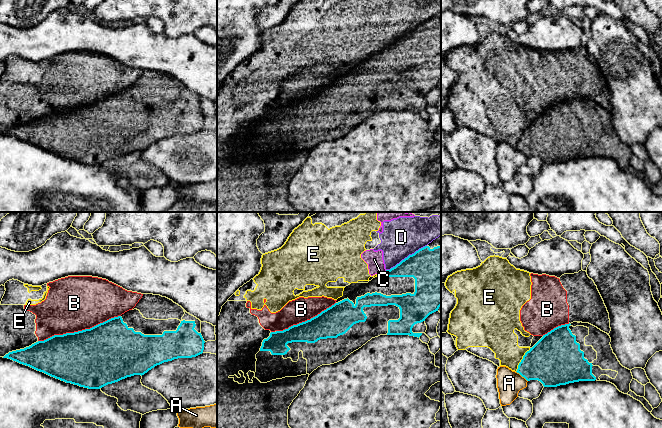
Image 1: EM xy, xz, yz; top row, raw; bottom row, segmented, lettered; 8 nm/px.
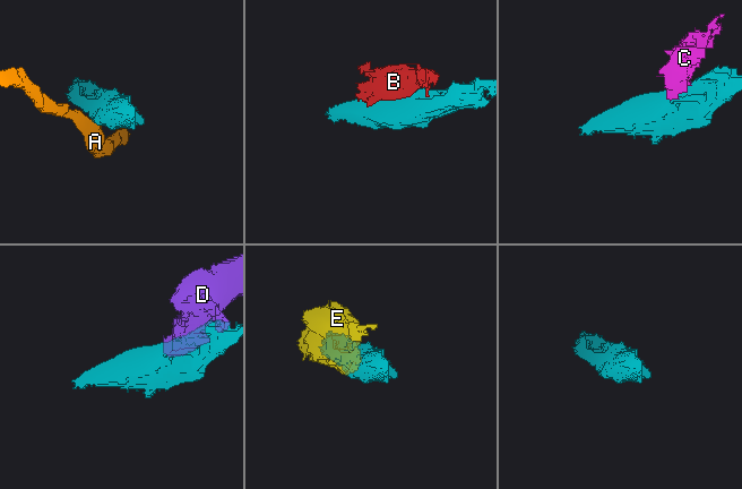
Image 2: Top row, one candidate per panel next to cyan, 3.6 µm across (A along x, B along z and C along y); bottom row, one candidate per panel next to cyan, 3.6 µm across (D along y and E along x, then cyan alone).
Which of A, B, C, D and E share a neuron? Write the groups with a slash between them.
A / B C D E

